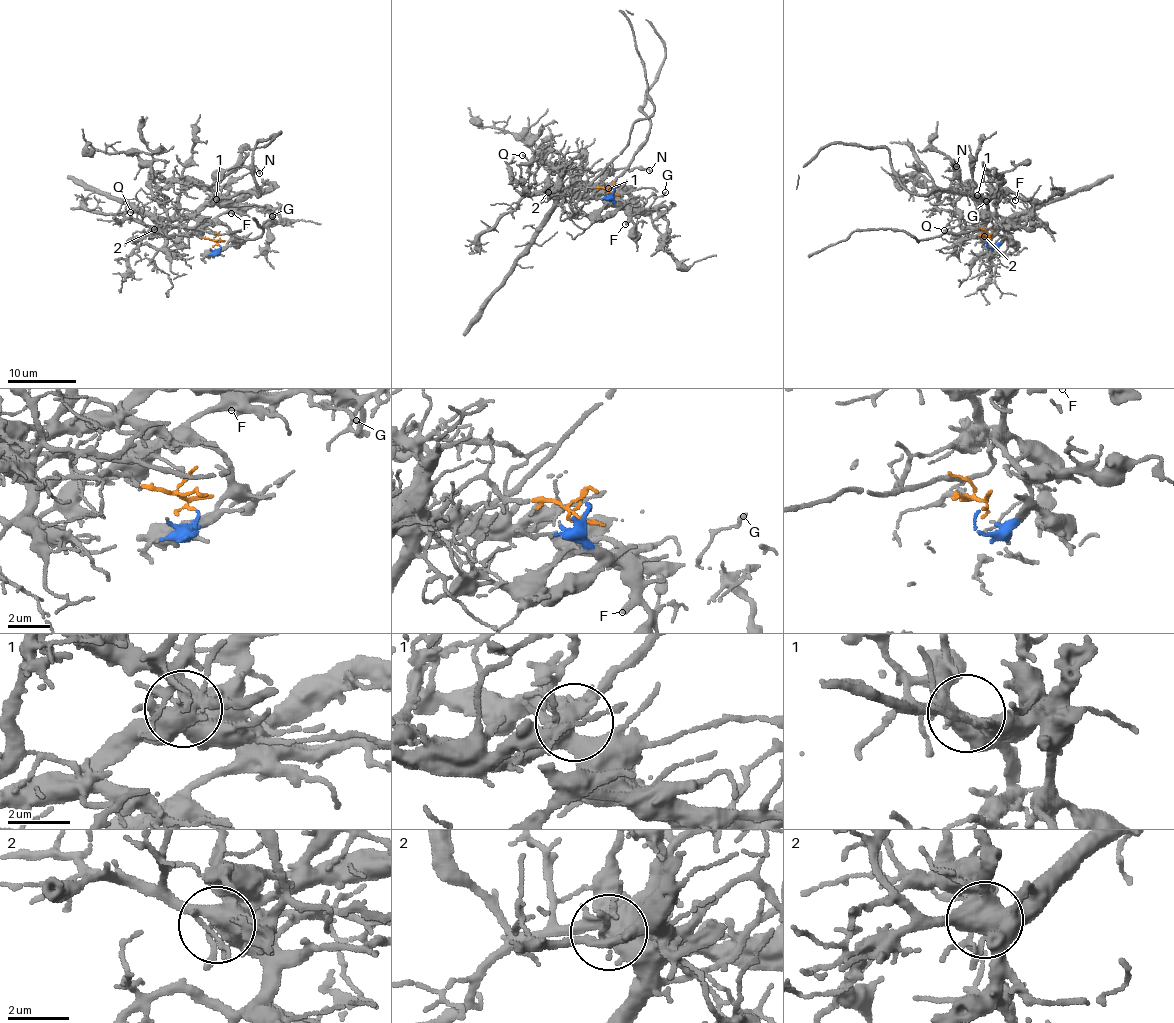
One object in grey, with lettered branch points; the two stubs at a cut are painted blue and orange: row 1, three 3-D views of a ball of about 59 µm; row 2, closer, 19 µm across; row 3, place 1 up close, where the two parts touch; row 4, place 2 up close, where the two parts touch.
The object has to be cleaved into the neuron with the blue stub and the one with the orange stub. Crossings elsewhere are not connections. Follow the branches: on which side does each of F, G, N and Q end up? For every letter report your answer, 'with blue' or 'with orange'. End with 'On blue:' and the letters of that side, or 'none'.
F: with blue
G: with blue
N: with blue
Q: with orange
On blue: F, G, N

